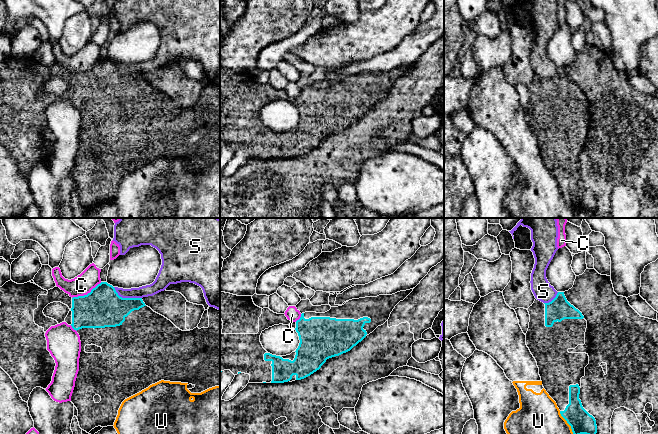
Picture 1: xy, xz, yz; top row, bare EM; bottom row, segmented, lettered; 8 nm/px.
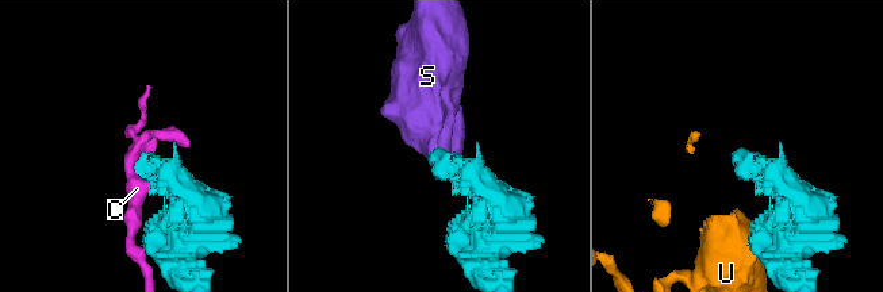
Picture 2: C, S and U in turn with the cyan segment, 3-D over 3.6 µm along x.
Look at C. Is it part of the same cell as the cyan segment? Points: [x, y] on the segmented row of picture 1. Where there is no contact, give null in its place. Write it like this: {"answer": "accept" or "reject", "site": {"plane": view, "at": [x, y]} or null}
{"answer": "reject", "site": {"plane": "xy", "at": [87, 294]}}

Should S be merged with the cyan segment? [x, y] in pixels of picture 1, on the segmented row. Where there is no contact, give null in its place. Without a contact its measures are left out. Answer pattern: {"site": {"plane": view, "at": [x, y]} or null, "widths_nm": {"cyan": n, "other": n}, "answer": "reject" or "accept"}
{"site": {"plane": "xy", "at": [126, 298]}, "widths_nm": {"cyan": 320, "other": 100}, "answer": "reject"}

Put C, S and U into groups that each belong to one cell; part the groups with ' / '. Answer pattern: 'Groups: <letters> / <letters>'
Groups: C / S / U

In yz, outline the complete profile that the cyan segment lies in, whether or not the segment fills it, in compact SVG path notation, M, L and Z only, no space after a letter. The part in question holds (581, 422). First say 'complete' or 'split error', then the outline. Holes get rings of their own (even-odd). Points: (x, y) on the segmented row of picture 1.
split error; M558 292L549 303L535 299L528 312L530 322L525 334L526 345L537 362L544 389L556 402L561 416L571 426L573 434L596 434L596 420L583 408L579 399L581 378L585 376L589 356L586 353L568 352L569 349L585 344L587 321L582 313L567 301L564 292Z

